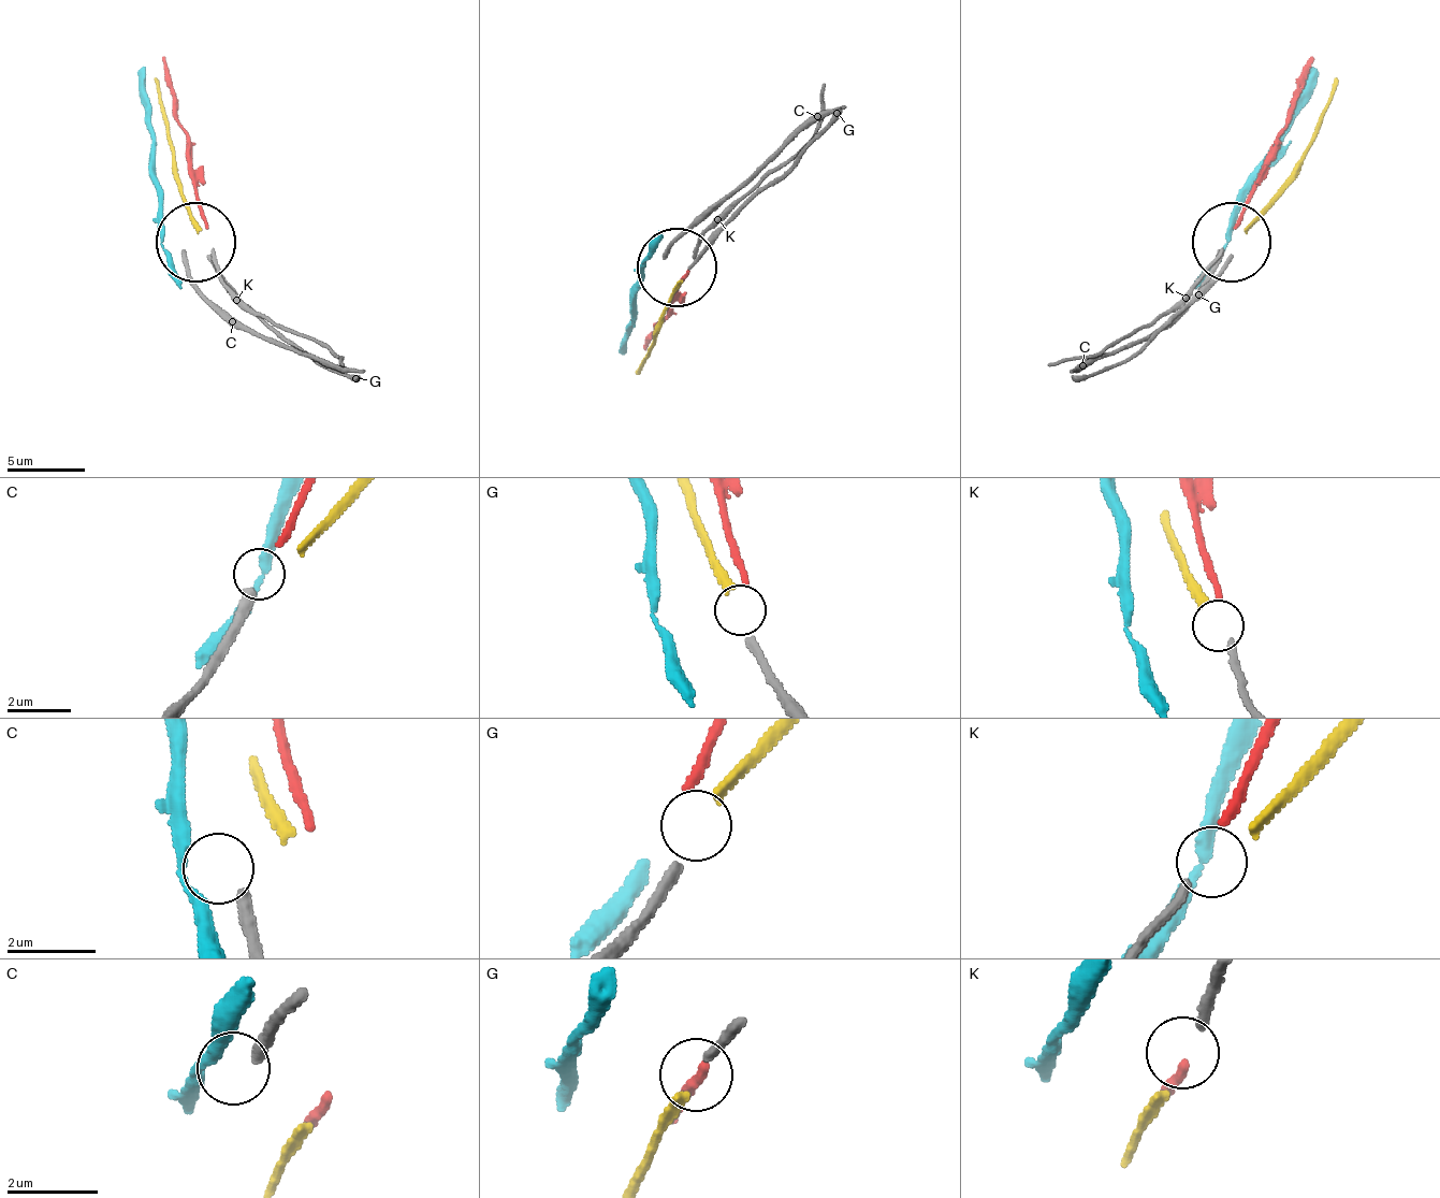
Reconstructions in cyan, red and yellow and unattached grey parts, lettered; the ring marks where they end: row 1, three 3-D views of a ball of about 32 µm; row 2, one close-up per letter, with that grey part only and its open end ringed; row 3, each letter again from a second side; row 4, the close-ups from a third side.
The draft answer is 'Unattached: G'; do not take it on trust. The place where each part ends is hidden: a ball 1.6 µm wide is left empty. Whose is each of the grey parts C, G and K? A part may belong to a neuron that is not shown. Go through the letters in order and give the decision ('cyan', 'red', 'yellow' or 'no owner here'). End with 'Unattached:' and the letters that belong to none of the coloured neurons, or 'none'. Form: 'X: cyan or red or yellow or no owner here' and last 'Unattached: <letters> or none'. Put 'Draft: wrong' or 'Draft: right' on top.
Draft: wrong
C: no owner here
G: yellow
K: red
Unattached: C

